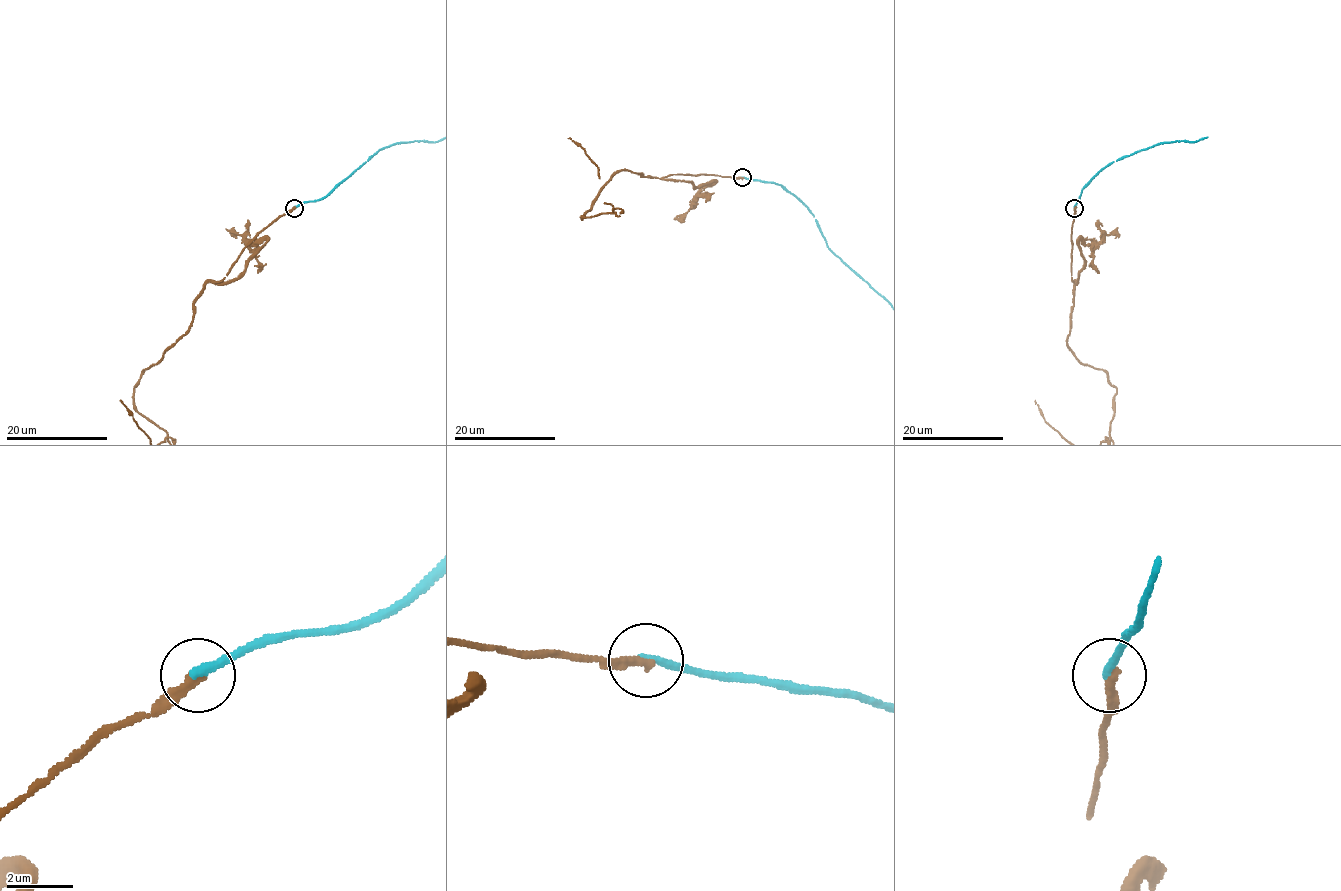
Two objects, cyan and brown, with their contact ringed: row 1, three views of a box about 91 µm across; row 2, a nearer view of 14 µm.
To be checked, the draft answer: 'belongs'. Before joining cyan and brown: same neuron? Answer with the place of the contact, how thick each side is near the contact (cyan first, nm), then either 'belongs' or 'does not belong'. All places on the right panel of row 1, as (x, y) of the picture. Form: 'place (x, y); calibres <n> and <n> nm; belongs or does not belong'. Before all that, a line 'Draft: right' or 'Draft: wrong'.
Draft: wrong
place (1074, 208); calibres 260 and 320 nm; does not belong

